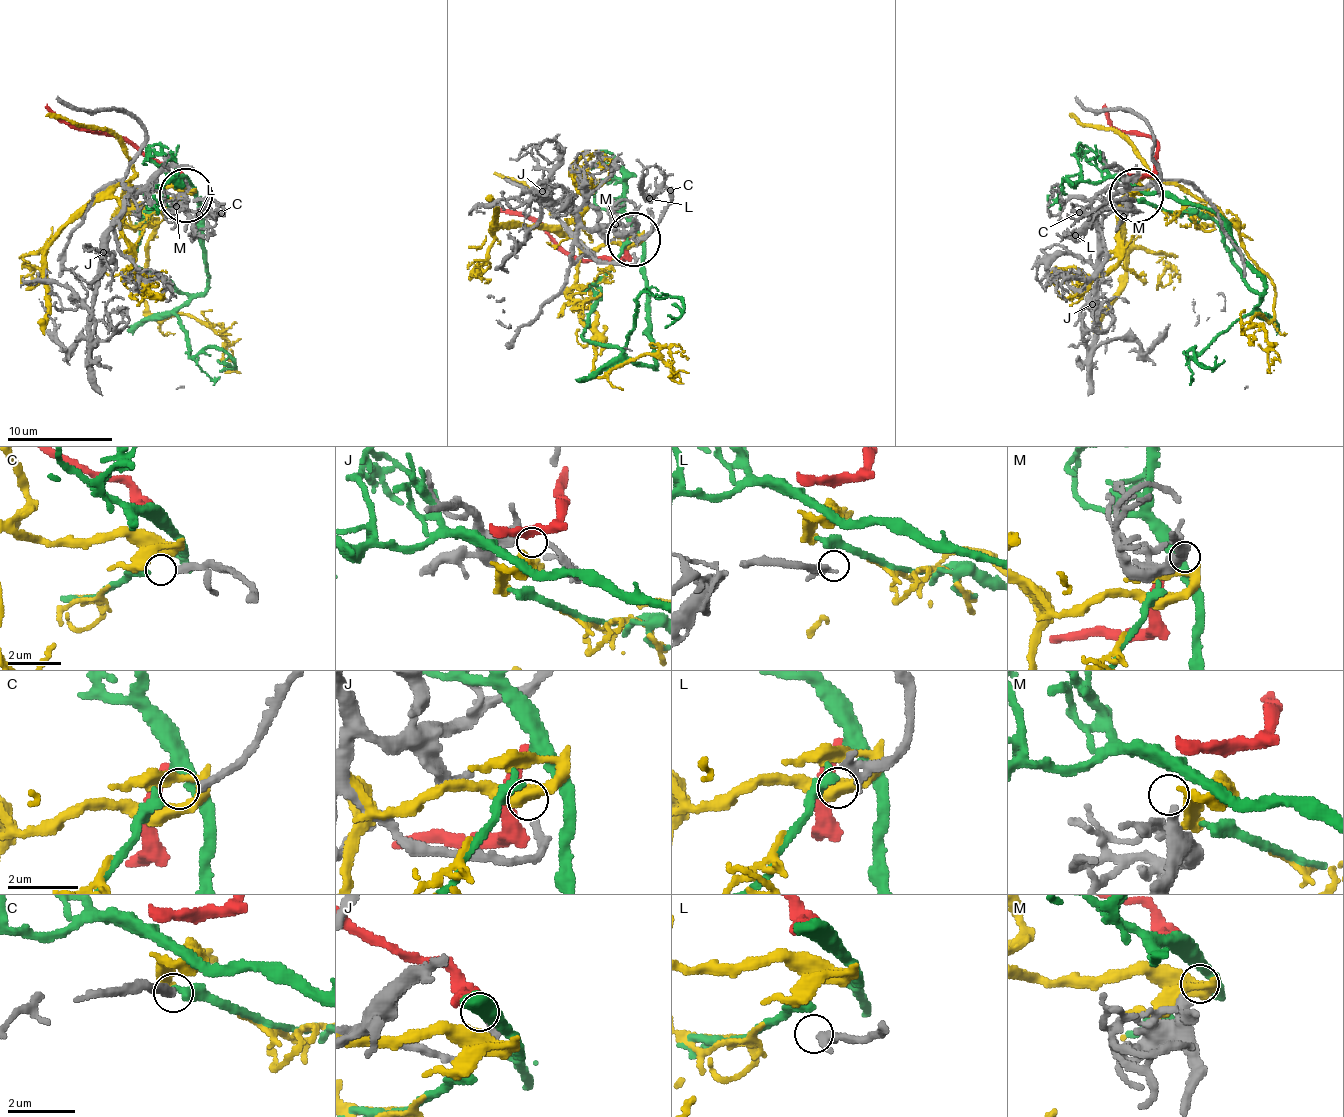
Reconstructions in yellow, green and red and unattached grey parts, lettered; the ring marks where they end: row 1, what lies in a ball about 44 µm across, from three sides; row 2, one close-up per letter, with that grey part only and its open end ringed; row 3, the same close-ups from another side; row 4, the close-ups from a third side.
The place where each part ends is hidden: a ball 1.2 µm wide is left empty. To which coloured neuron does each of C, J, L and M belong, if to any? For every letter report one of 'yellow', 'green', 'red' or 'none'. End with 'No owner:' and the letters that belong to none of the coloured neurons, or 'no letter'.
C: green
J: none
L: none
M: yellow
No owner: J, L

